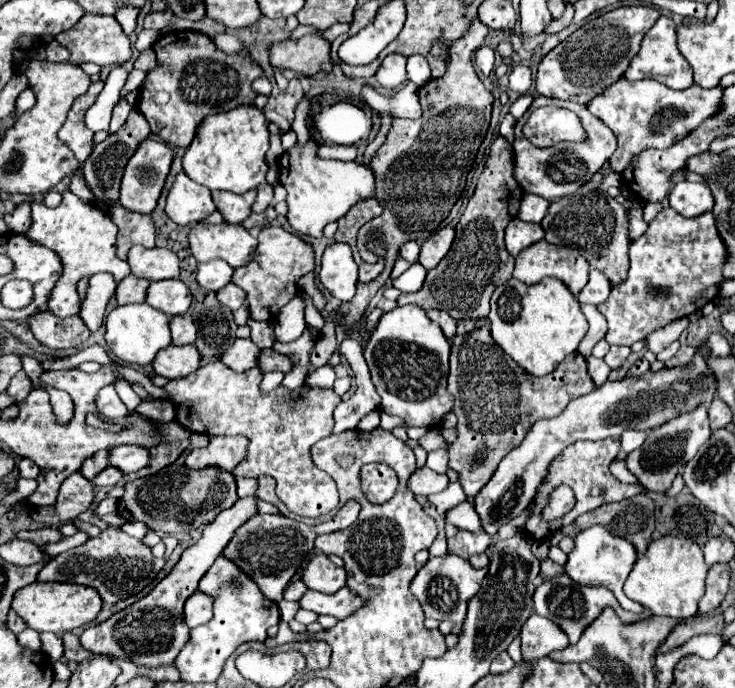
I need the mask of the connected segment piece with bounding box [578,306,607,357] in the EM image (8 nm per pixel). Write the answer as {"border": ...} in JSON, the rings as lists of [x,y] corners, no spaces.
{"border":[[[581,306],[581,310],[589,323],[589,329],[578,347],[578,352],[582,353],[584,357],[588,357],[590,351],[592,351],[592,347],[600,339],[604,339],[607,332],[607,321],[605,317],[600,315],[595,306]]]}

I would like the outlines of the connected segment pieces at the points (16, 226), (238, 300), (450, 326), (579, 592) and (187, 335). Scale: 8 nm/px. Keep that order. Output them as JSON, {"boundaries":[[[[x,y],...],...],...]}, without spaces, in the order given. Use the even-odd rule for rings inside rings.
{"boundaries":[[[[28,201],[18,203],[16,209],[10,215],[4,217],[4,221],[8,223],[10,231],[24,235],[28,231],[28,223],[32,223],[32,219],[30,219],[30,203]]],[[[230,283],[228,287],[224,287],[224,291],[218,291],[216,295],[218,295],[218,301],[222,305],[226,305],[228,309],[232,309],[232,311],[240,309],[244,305],[244,301],[246,301],[244,291],[240,291],[240,287],[236,287],[234,283]]],[[[428,309],[426,313],[428,313],[428,317],[432,317],[432,319],[442,327],[442,331],[444,331],[444,335],[446,335],[448,339],[452,339],[452,337],[454,337],[454,333],[456,333],[456,321],[454,321],[446,311]]],[[[560,573],[554,579],[542,581],[538,585],[538,589],[534,591],[534,609],[536,609],[536,613],[546,617],[546,619],[552,619],[570,637],[570,643],[576,643],[576,639],[580,639],[584,627],[588,627],[588,623],[592,623],[592,619],[596,619],[596,615],[600,615],[600,611],[604,607],[616,607],[616,613],[620,615],[620,619],[624,619],[628,623],[632,619],[652,617],[652,615],[648,615],[648,611],[642,611],[640,615],[628,615],[626,611],[620,611],[620,605],[616,603],[616,597],[612,595],[612,591],[608,591],[606,587],[584,587],[584,585],[578,585],[566,573]]],[[[176,315],[170,321],[174,345],[190,345],[196,341],[196,325],[190,315]]]]}

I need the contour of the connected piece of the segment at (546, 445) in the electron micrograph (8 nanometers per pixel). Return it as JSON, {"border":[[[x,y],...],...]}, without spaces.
{"border":[[[694,355],[688,367],[660,369],[656,373],[648,371],[640,377],[624,377],[616,383],[606,381],[596,391],[570,401],[558,417],[536,421],[524,443],[520,443],[500,461],[492,479],[486,483],[480,495],[474,497],[474,507],[480,517],[482,529],[488,535],[494,535],[504,523],[510,523],[516,515],[520,515],[534,499],[542,479],[548,475],[552,459],[556,459],[574,441],[620,437],[626,429],[648,431],[664,425],[668,419],[674,419],[680,413],[692,411],[692,407],[698,407],[700,403],[710,405],[714,395],[716,379],[712,379],[712,371],[708,371],[704,359],[700,359],[700,355]]]}

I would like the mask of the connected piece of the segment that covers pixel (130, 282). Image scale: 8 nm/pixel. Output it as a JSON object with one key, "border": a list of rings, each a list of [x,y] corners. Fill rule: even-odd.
{"border":[[[128,275],[118,283],[116,289],[116,301],[118,305],[128,305],[128,303],[144,303],[146,301],[146,289],[150,281],[138,279],[134,275]]]}

